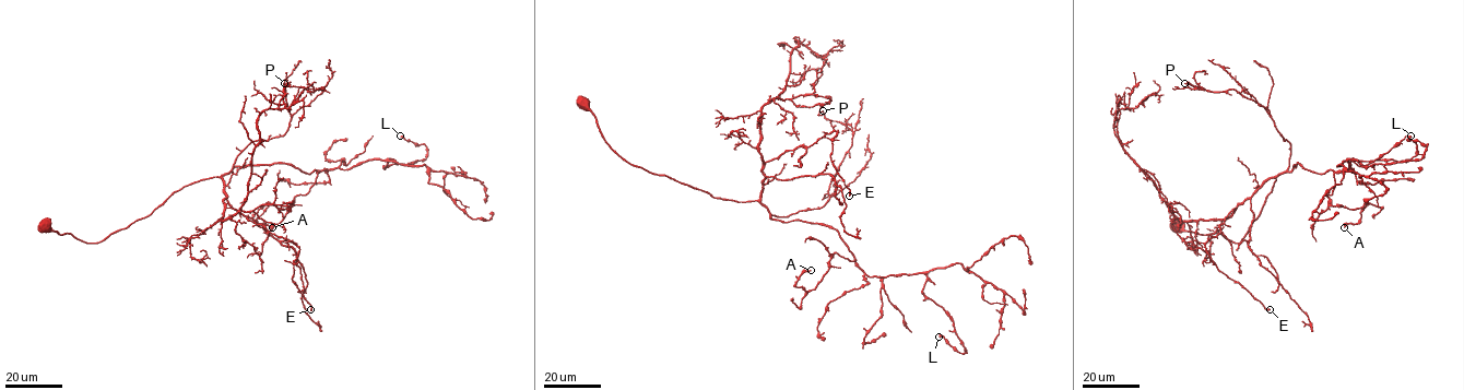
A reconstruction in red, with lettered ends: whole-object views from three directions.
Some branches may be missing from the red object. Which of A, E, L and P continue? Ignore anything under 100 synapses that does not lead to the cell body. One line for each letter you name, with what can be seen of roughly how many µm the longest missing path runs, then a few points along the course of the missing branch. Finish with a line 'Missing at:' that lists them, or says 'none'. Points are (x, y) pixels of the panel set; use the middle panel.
Missing at: none

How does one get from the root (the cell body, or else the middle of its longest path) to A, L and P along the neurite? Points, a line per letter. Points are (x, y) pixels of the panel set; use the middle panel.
A: (583, 104), (633, 165), (830, 226), (856, 260), (835, 252), (814, 288), (795, 286), (811, 270)
L: (583, 104), (633, 165), (759, 201), (775, 220), (830, 226), (869, 276), (923, 272), (966, 351), (939, 337)
P: (583, 104), (629, 163), (713, 198), (759, 201), (778, 216), (821, 208), (851, 145), (852, 131), (823, 110)

